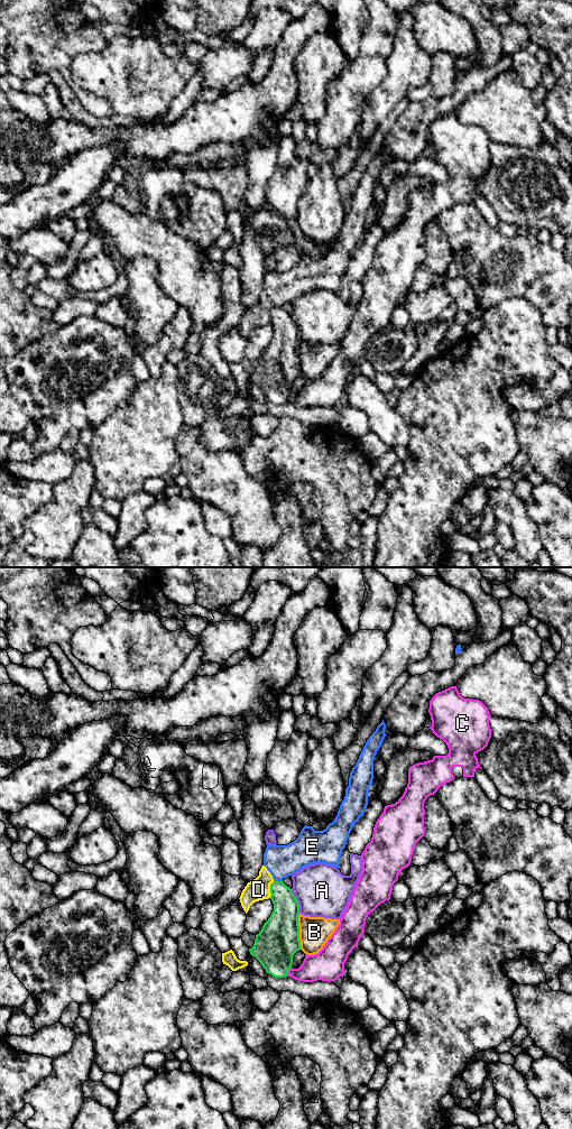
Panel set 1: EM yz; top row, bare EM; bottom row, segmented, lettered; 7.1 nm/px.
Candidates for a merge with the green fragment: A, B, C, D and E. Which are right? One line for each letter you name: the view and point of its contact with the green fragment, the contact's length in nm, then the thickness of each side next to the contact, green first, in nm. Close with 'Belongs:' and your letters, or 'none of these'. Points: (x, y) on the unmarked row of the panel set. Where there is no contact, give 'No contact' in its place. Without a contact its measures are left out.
Belongs: none of these

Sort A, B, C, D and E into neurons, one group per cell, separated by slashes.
A / B / C / D E

